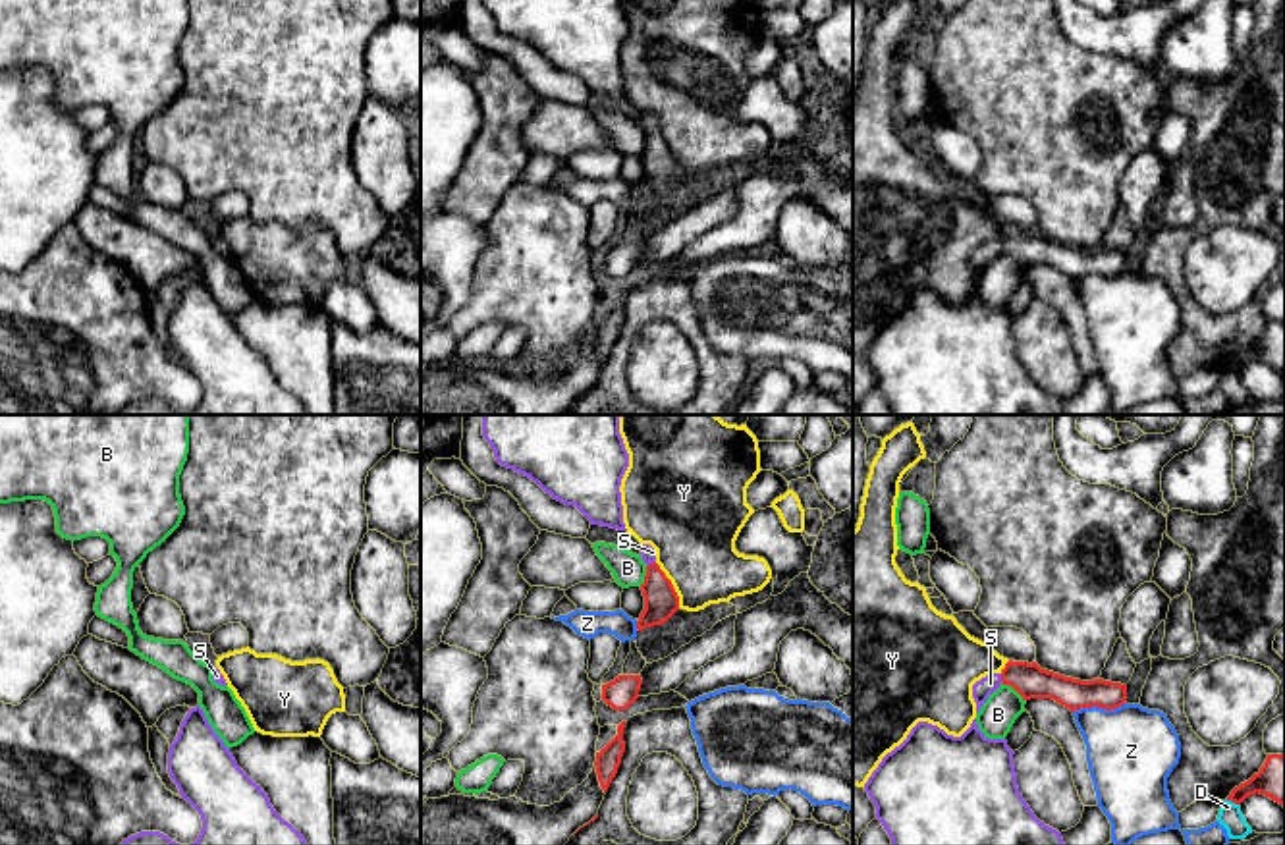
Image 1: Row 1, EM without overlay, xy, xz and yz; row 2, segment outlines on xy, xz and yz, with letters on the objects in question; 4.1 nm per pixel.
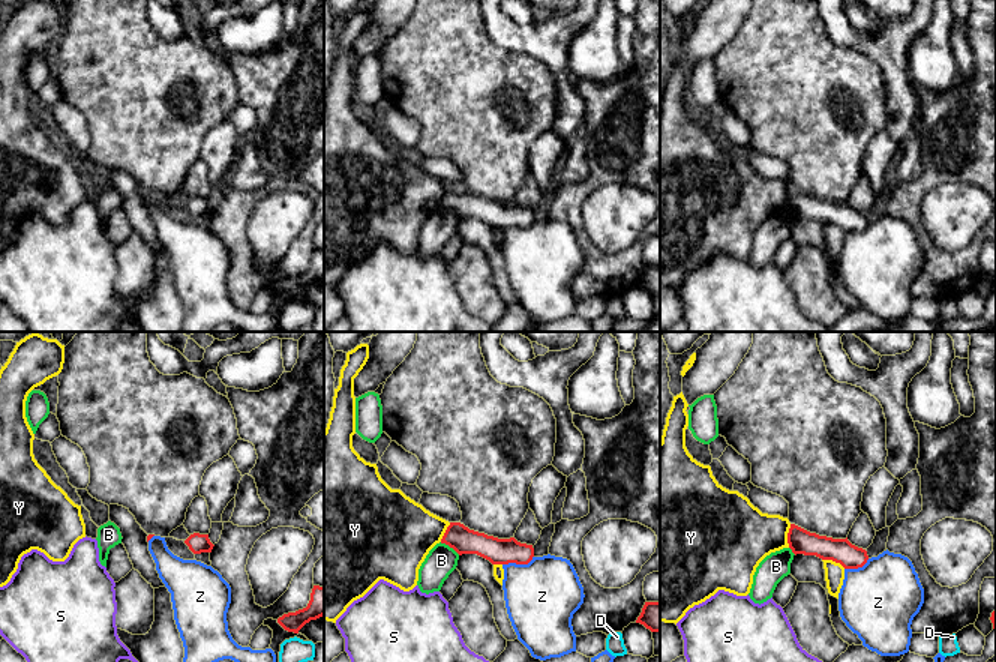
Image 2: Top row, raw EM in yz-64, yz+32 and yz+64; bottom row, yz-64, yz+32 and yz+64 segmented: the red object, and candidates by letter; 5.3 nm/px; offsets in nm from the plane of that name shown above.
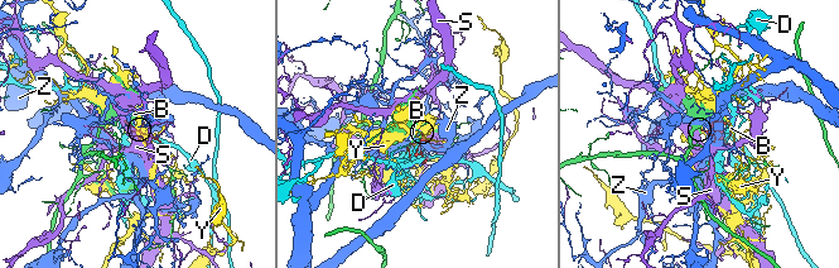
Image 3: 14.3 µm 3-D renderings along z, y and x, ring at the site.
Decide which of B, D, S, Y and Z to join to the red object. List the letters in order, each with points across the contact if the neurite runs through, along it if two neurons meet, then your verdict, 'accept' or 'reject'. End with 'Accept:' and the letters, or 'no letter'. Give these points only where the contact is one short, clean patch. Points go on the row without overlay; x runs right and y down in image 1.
B: reject
D: reject
S: way xz (660, 168), (651, 132), (647, 120); accept
Y: reject
Z: reject
Accept: S

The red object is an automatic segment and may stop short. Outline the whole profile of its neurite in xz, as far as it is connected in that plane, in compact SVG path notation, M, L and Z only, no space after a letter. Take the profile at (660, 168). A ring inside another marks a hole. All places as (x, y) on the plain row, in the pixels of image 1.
M641 112L641 125L646 131L646 143L641 152L644 177L637 189L639 199L666 191L679 177L679 164L656 131L656 118L650 112Z

